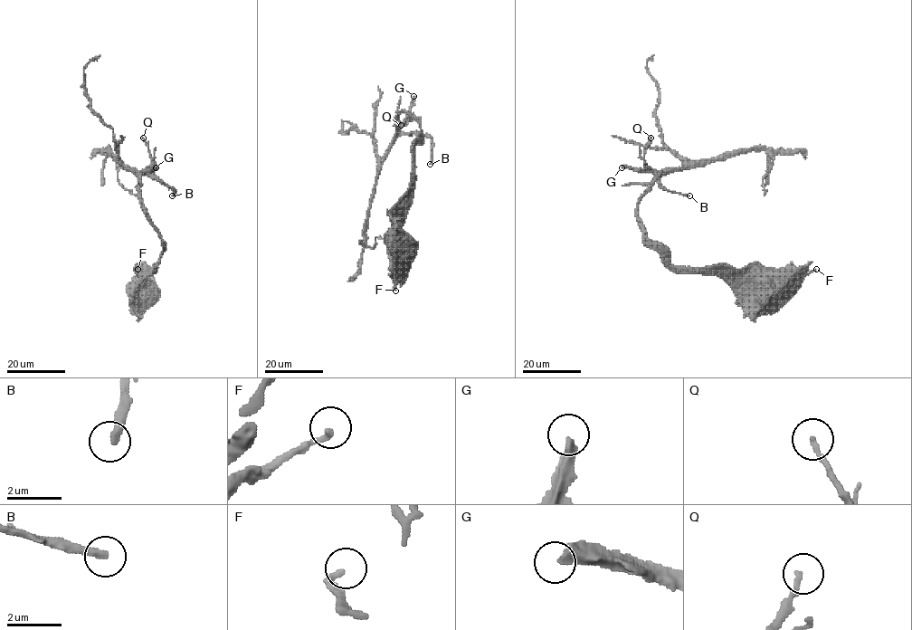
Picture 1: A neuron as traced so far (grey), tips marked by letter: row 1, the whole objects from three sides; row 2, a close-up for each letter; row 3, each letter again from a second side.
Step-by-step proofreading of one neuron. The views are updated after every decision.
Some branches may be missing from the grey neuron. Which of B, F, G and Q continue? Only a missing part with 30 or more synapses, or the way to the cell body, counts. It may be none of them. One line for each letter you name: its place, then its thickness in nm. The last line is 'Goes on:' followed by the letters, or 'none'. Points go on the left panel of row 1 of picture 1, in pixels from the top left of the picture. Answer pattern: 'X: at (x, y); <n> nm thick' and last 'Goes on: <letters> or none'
G: at (156, 167); 400 nm thick
Goes on: G

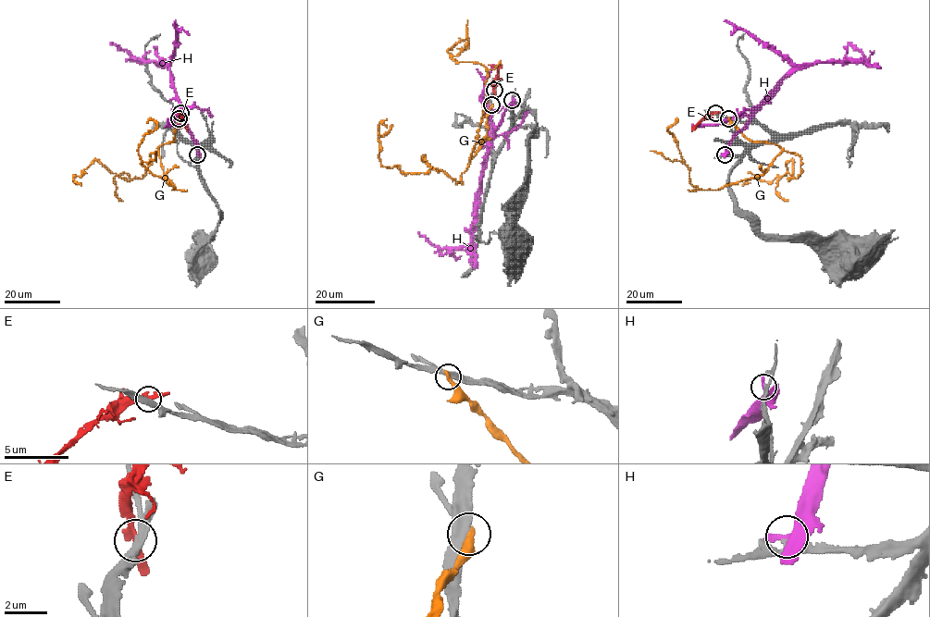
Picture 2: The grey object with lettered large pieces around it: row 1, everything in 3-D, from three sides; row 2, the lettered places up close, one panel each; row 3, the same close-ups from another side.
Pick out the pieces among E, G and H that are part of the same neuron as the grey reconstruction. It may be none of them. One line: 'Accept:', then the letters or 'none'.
Accept: none

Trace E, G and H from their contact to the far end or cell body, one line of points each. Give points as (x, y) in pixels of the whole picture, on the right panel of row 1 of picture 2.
E: (715, 113), (708, 114), (693, 127), (691, 125)
G: (729, 118), (750, 141), (775, 143), (780, 153), (761, 175), (717, 189), (690, 182), (667, 128), (675, 123)
H: (724, 154), (729, 141), (760, 103), (791, 73), (818, 63), (861, 61), (862, 54), (847, 43)

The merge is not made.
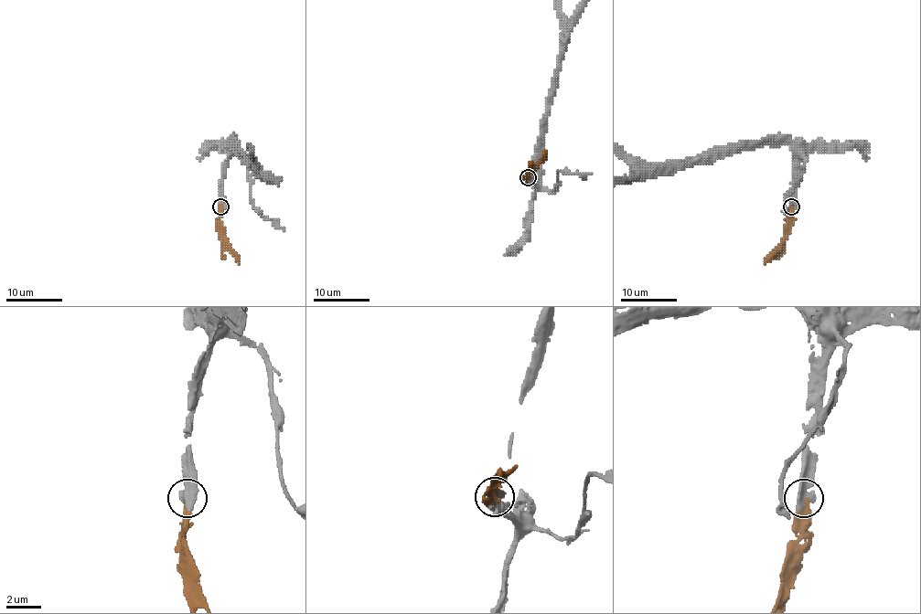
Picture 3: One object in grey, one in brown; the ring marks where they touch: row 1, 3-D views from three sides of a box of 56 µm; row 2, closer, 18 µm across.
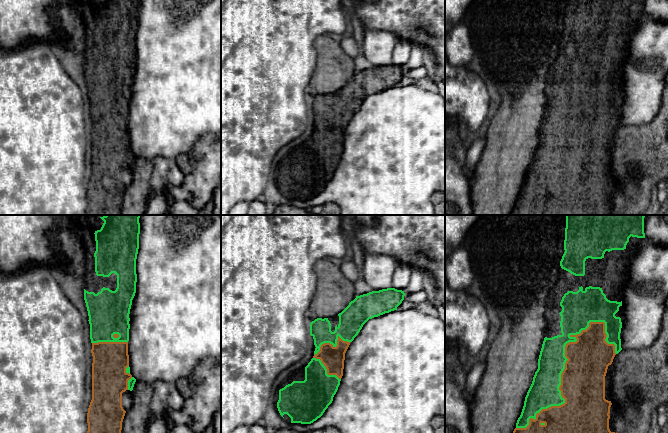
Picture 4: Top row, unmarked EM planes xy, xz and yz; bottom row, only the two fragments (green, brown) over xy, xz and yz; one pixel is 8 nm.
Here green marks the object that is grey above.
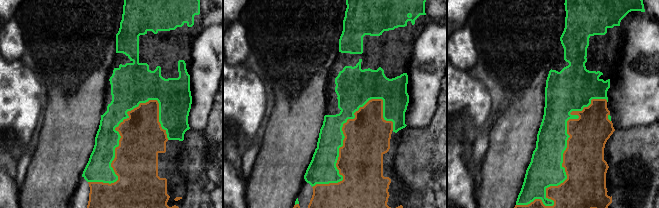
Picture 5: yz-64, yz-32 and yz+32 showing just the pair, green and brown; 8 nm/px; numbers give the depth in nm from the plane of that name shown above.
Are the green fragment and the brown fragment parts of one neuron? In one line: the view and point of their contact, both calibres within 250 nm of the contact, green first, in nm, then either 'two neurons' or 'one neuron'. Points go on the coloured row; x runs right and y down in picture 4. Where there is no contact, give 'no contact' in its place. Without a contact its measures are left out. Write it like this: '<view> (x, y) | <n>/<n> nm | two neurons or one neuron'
yz (560, 379) | 240/360 nm | one neuron

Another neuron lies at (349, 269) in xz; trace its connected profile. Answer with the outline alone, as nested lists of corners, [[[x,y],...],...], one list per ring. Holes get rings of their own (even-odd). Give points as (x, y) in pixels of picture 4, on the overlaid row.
[[[351,259],[341,264],[340,269],[344,276],[354,283],[360,277],[360,271],[357,269],[355,263]]]

